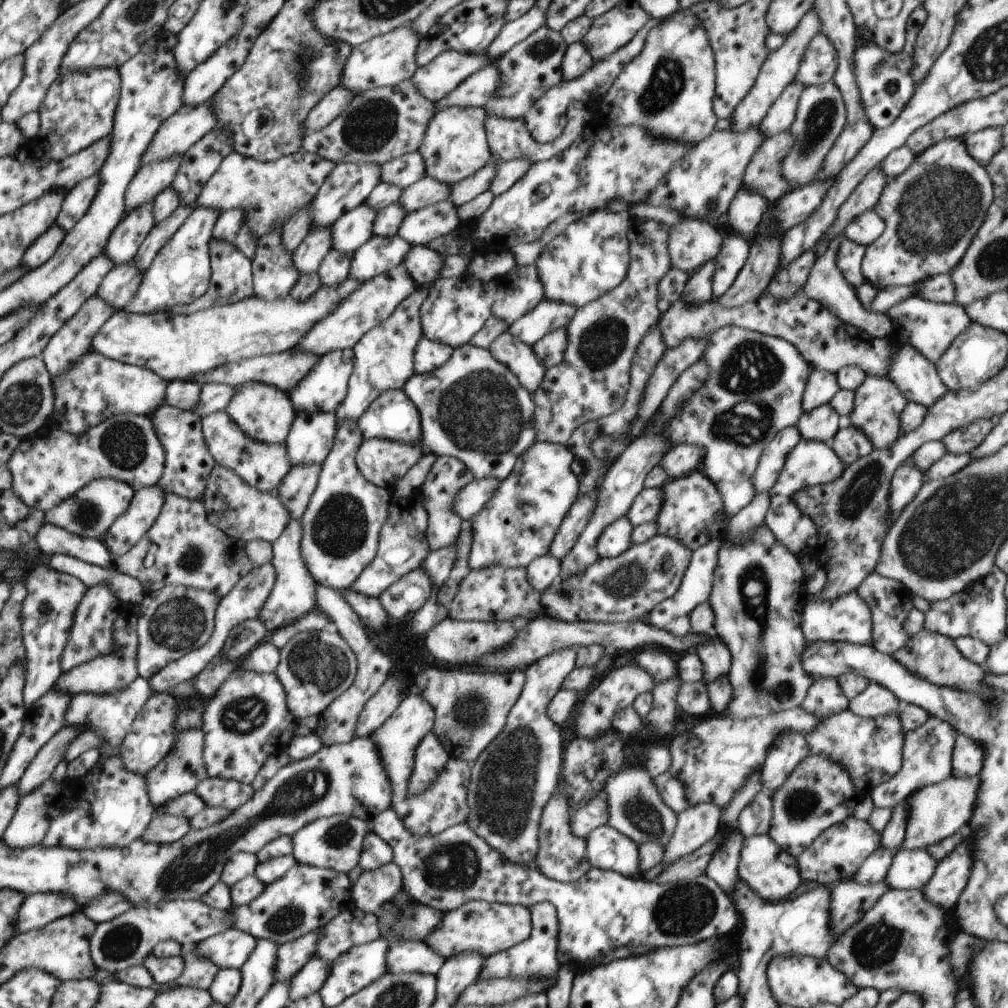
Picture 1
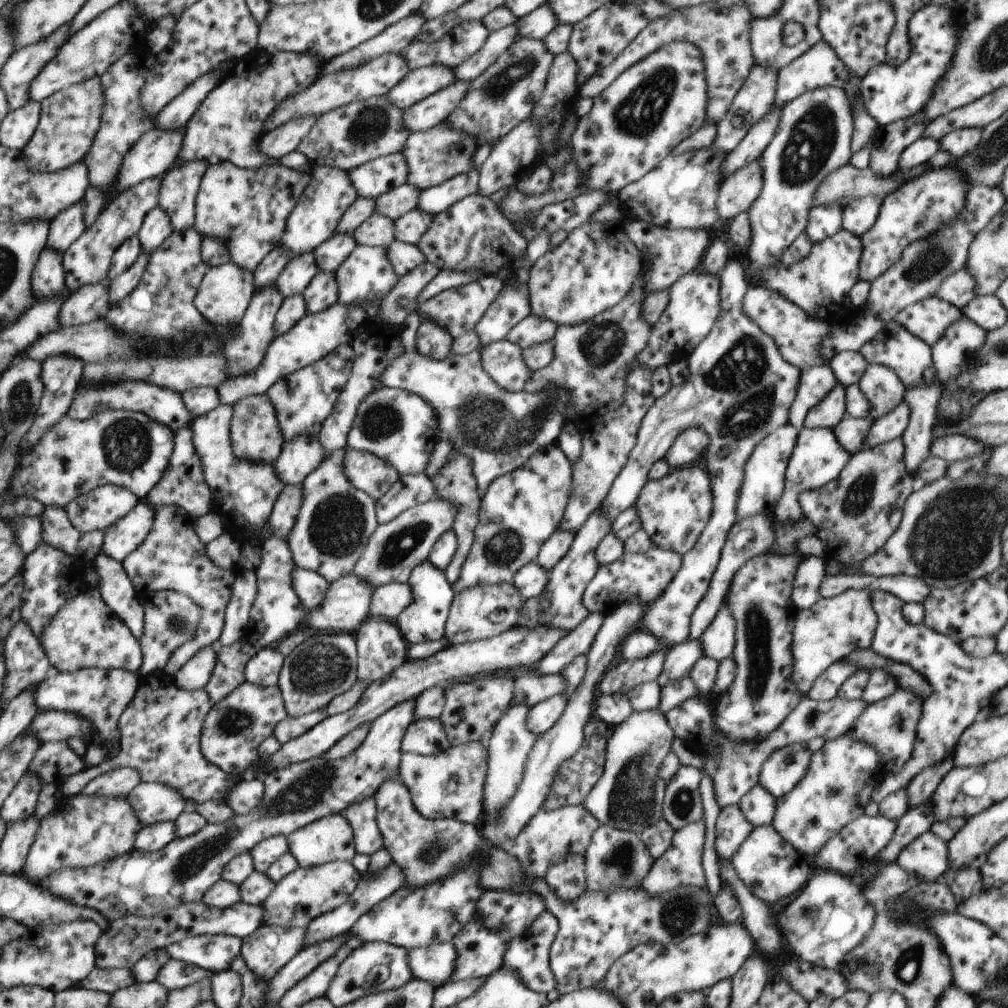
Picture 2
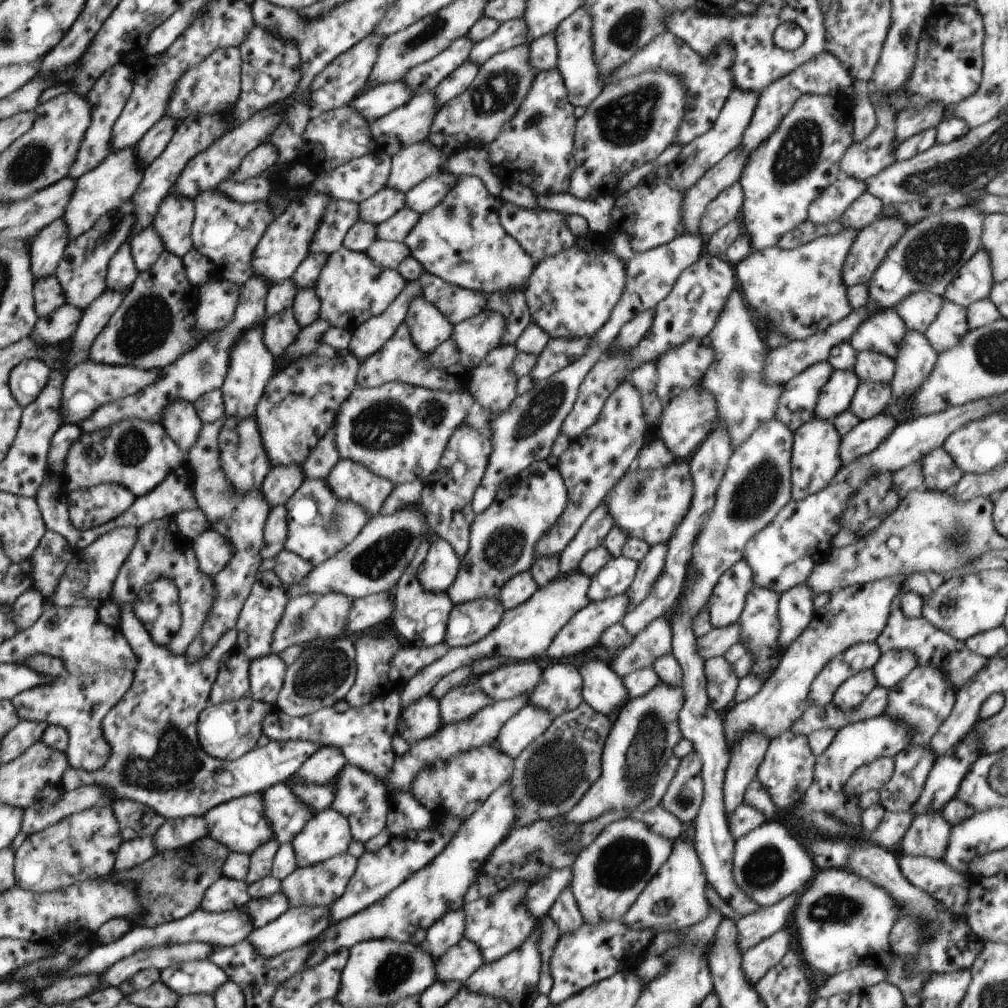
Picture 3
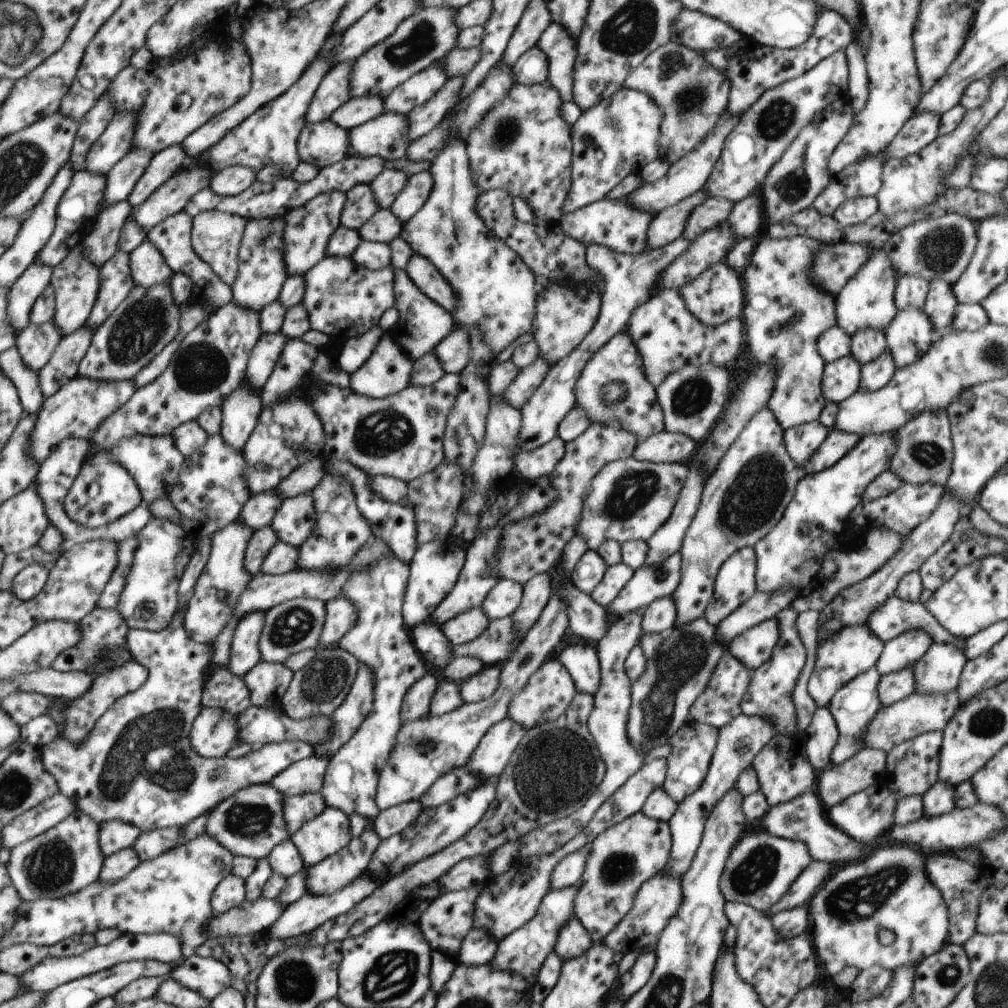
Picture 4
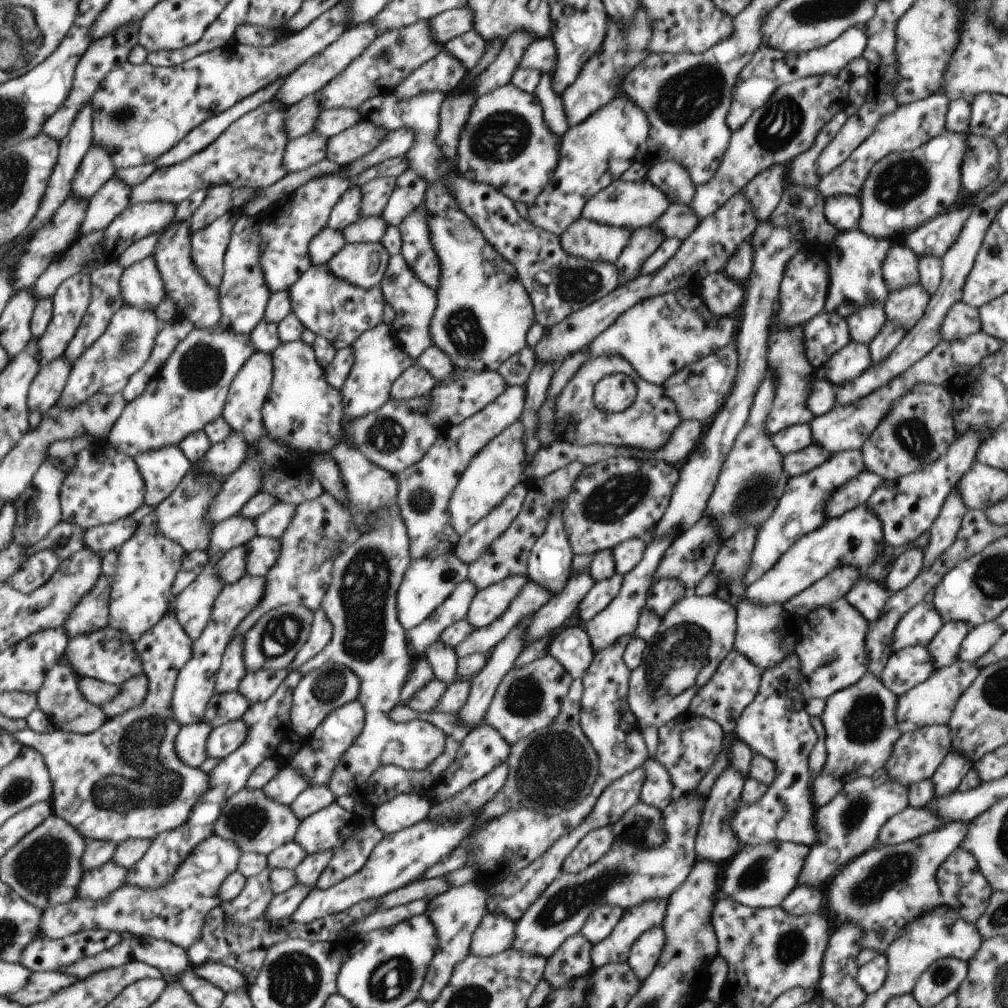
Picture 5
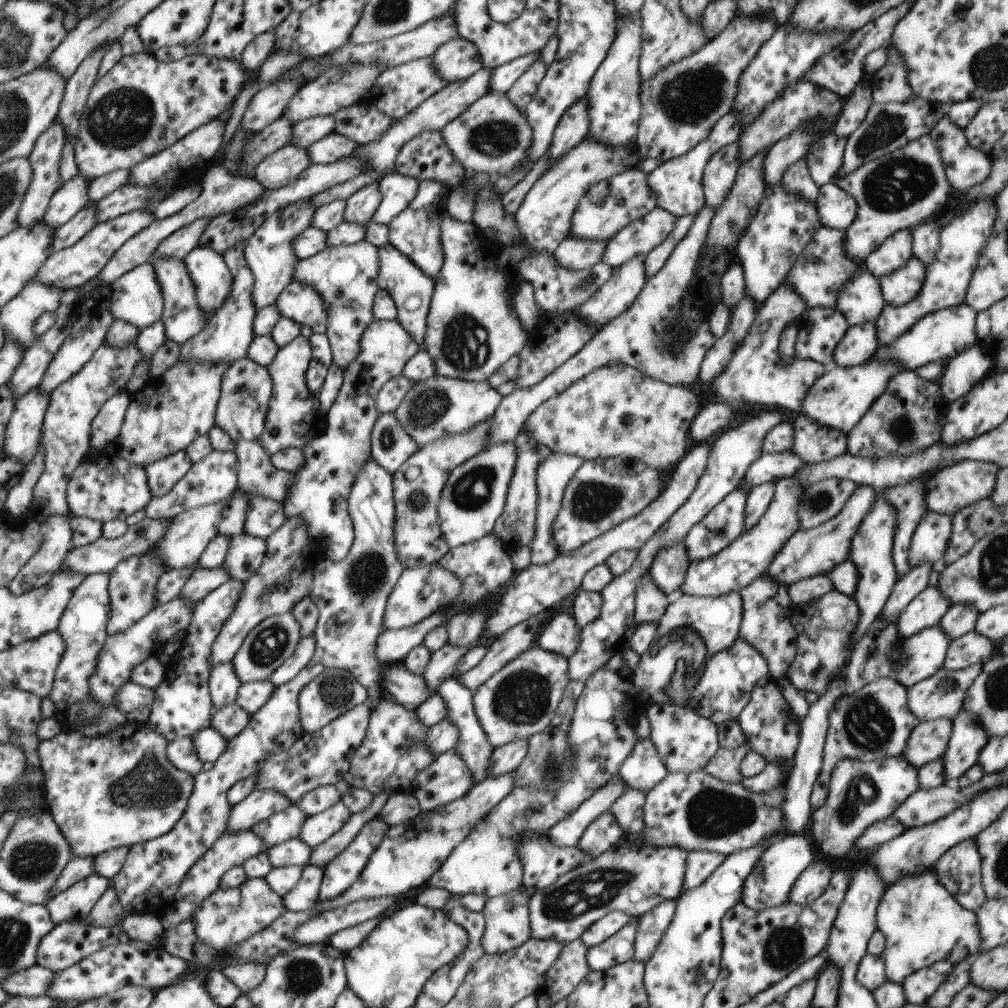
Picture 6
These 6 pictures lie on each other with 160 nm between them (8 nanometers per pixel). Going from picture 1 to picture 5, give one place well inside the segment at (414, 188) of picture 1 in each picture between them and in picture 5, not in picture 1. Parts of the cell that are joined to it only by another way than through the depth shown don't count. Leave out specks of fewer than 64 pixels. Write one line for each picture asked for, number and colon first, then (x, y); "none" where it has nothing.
2: (398, 201)
3: (384, 204)
4: (360, 205)
5: (347, 210)

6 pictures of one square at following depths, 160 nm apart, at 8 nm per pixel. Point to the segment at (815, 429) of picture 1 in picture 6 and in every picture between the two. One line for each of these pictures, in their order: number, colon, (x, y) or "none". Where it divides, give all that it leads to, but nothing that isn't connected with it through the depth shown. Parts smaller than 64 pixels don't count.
2: (831, 409)
3: (835, 398)
4: (841, 378)
5: (849, 363)
6: (859, 344)

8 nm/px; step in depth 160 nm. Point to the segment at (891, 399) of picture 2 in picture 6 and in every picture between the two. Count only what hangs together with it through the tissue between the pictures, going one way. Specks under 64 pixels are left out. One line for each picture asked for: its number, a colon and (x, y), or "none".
3: (870, 366)
4: (866, 346)
5: (864, 325)
6: (861, 300)

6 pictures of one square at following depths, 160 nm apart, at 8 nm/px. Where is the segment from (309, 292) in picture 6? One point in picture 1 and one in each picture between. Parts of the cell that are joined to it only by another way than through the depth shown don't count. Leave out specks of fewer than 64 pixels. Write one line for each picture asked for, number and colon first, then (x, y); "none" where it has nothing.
1: (379, 254)
2: (367, 274)
3: (352, 288)
4: (343, 300)
5: (331, 307)

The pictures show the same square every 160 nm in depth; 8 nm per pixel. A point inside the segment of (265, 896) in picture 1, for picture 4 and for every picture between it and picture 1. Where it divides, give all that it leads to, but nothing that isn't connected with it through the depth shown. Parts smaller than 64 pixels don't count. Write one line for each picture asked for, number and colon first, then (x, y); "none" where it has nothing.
2: (306, 893)
3: (321, 885)
4: (330, 875)

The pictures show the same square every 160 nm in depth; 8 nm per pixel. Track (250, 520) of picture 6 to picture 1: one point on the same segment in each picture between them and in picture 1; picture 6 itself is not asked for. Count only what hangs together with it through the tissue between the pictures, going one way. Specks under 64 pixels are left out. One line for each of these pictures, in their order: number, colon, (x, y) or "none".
1: (341, 524)
2: (335, 522)
3: (319, 525)
4: (295, 520)
5: (273, 523)

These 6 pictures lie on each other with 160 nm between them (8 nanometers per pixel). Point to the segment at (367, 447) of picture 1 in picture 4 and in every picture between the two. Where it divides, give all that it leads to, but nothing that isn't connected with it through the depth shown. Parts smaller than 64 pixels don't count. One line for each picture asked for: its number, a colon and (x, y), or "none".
2: (365, 471)
3: (349, 480)
4: (341, 528)

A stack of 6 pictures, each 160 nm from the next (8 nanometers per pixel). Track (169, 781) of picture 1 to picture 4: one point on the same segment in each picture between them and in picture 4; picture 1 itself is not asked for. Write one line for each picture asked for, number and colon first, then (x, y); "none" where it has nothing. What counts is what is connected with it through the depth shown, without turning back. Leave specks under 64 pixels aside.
2: (154, 803)
3: (136, 819)
4: (116, 835)

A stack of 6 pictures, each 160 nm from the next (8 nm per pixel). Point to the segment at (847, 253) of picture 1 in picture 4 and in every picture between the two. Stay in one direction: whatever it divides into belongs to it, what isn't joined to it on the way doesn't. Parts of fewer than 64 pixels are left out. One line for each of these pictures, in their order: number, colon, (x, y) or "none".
2: (819, 284)
3: (801, 290)
4: (785, 311)

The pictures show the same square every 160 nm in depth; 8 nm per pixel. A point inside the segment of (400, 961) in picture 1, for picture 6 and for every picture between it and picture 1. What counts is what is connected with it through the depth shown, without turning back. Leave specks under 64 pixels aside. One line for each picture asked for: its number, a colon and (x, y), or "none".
2: (435, 964)
3: (460, 961)
4: (478, 948)
5: (495, 933)
6: (507, 919)

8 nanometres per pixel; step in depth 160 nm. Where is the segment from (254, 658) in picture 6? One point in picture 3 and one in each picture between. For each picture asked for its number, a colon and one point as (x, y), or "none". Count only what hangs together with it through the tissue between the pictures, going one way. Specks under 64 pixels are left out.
3: (316, 616)
4: (293, 626)
5: (272, 643)

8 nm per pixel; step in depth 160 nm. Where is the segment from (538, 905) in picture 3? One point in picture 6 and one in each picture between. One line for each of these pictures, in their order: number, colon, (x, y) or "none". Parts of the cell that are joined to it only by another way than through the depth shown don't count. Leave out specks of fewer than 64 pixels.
4: (567, 873)
5: (595, 844)
6: (604, 833)

